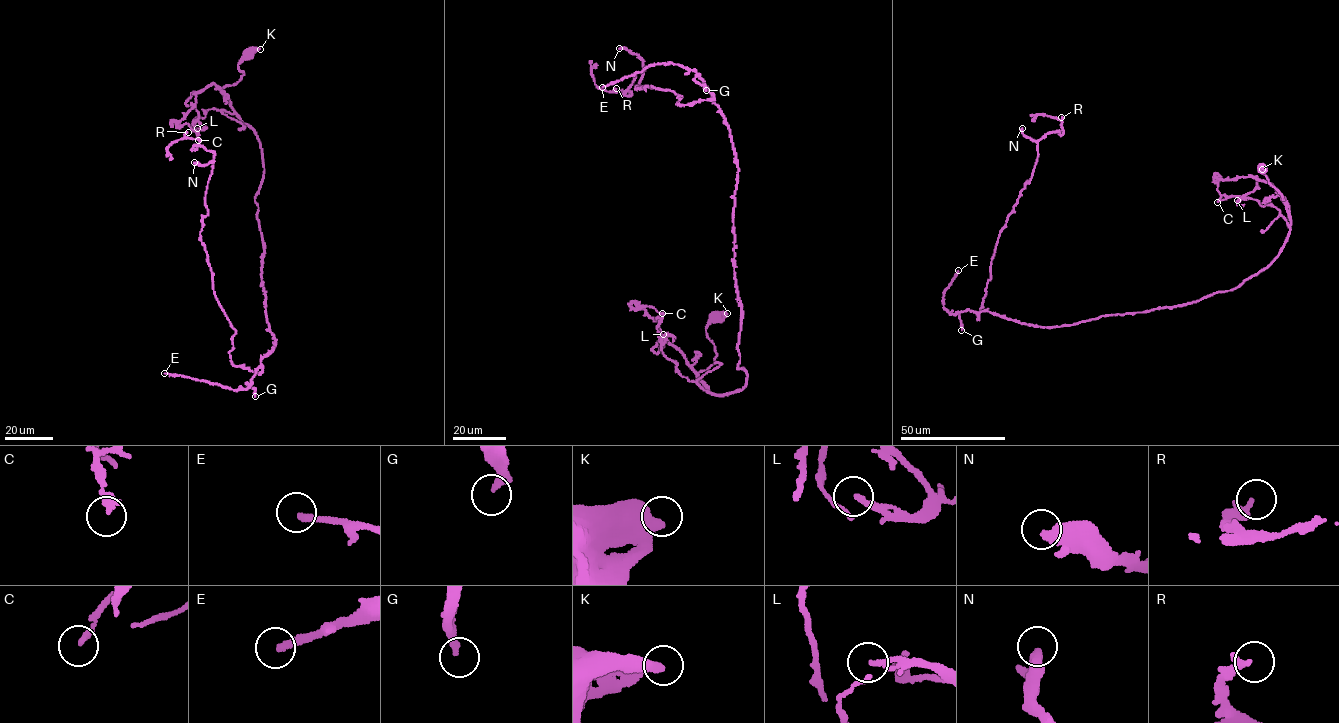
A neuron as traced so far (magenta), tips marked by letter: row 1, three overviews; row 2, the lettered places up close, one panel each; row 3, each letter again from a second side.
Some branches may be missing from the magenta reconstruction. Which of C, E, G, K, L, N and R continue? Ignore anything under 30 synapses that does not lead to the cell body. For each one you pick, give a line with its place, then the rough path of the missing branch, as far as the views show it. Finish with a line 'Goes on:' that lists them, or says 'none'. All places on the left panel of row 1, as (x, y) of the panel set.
E: place (164, 373); course (164, 373), (141, 377), (133, 387), (105, 385), (112, 406), (98, 428), (86, 412), (93, 392), (80, 392)
Goes on: E

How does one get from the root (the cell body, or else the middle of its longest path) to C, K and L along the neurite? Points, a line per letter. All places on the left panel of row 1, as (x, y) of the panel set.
C: (249, 53), (238, 64), (241, 78), (223, 88), (229, 101), (213, 83), (196, 94), (179, 124), (198, 140)
K: (249, 53), (248, 51), (260, 49)
L: (249, 53), (223, 88), (229, 101), (213, 83), (191, 93), (197, 128)

